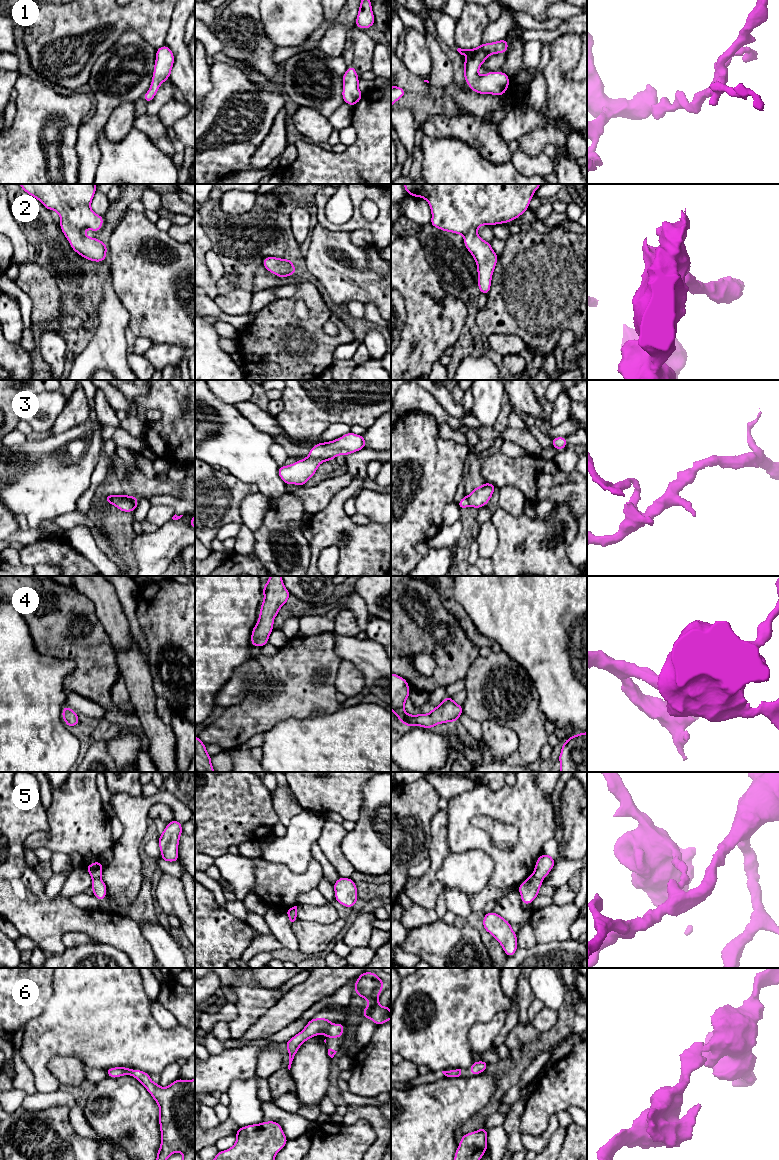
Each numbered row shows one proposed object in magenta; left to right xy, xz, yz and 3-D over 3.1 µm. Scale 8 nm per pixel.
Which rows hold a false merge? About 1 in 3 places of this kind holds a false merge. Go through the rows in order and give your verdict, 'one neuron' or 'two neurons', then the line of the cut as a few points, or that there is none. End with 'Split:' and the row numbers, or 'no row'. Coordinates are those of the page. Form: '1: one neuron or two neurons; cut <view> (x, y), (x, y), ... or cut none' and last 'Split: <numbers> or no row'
1: one neuron; cut none
2: one neuron; cut none
3: one neuron; cut none
4: one neuron; cut none
5: two neurons; cut yz (533, 874), (541, 880)
6: one neuron; cut none
Split: 5

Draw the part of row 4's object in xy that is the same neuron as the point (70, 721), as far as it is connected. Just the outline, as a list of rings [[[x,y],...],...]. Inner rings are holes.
[[[67,705],[63,707],[62,718],[68,727],[73,727],[80,723],[77,713]]]

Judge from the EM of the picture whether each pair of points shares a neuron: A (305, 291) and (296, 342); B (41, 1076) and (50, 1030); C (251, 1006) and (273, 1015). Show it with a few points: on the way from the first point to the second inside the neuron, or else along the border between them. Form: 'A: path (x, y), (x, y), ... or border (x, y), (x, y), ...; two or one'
A: path (313, 304), (313, 325), (309, 329); one
B: path (41, 1065), (41, 1041); one
C: border (277, 1001), (249, 1028); two

